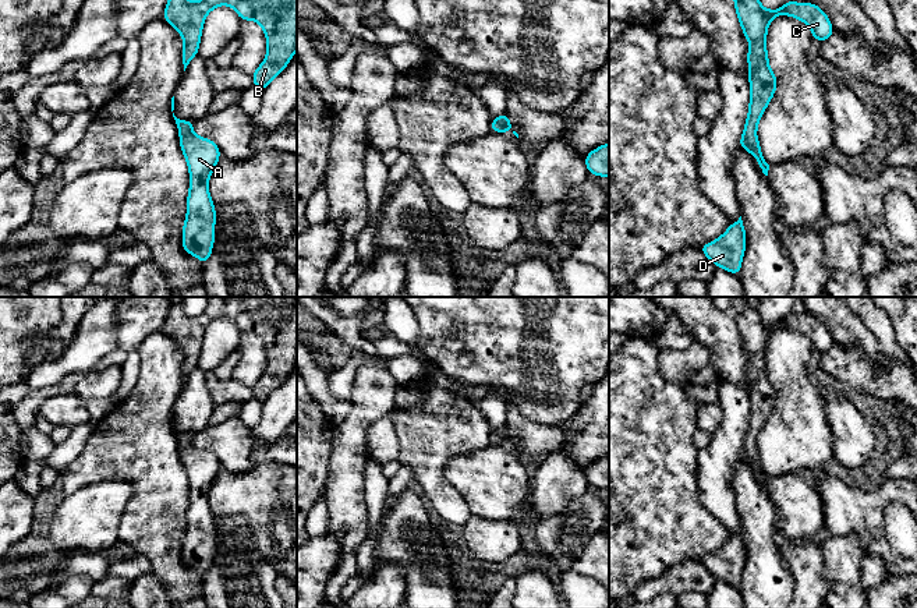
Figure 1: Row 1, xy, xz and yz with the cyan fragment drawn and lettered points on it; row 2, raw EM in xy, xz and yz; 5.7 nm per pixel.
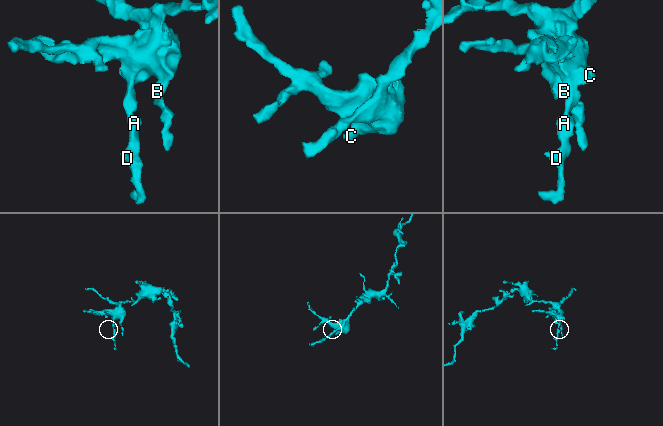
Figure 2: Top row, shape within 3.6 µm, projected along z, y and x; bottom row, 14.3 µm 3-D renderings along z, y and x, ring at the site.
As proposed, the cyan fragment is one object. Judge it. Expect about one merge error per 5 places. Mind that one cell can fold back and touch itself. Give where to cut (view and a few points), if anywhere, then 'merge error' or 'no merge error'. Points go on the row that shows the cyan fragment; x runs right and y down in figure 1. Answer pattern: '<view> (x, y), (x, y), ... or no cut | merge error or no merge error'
no cut | no merge error

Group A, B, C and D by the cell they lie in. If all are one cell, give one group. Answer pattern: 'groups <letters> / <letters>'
groups A B C D

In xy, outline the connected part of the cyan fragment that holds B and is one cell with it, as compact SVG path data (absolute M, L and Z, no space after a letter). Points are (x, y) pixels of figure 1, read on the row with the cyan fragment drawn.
M169 0L163 18L184 40L184 71L198 54L206 15L223 4L233 7L242 21L256 21L265 31L268 53L252 74L254 85L263 91L297 50L297 0Z

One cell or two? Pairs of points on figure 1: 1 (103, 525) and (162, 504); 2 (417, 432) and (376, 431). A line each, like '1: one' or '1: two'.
1: two
2: two

